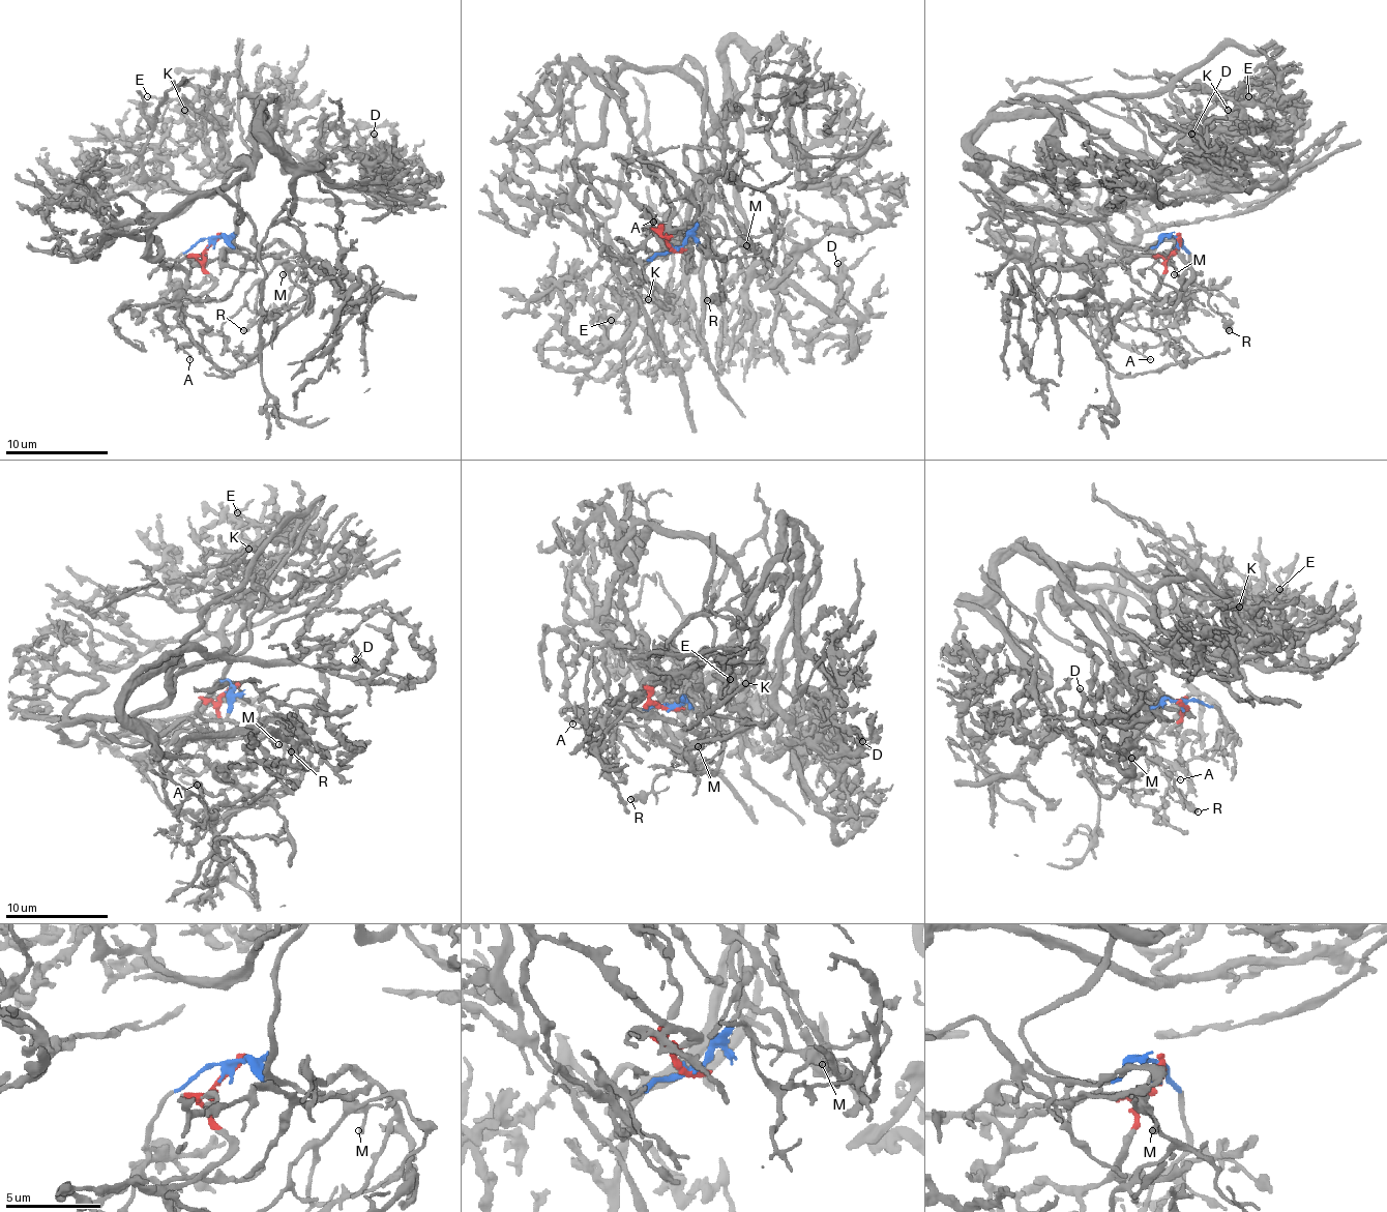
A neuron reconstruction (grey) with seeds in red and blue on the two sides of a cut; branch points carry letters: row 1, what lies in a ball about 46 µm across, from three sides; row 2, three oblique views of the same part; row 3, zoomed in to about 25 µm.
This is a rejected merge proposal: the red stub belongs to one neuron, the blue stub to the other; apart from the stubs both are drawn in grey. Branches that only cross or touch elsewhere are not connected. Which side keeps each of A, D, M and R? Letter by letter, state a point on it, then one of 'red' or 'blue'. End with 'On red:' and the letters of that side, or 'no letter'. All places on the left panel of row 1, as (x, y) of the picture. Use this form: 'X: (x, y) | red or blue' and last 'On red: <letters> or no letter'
A: (189, 359) | blue
D: (374, 134) | red
M: (283, 274) | blue
R: (243, 330) | blue
On red: D

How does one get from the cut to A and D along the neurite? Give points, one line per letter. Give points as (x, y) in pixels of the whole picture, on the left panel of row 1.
A: (212, 241), (202, 239), (186, 249), (169, 274), (158, 319), (189, 331), (189, 347), (181, 347), (189, 359)
D: (212, 241), (189, 272), (150, 252), (251, 172), (271, 95), (273, 149), (328, 185), (372, 180), (374, 134)

